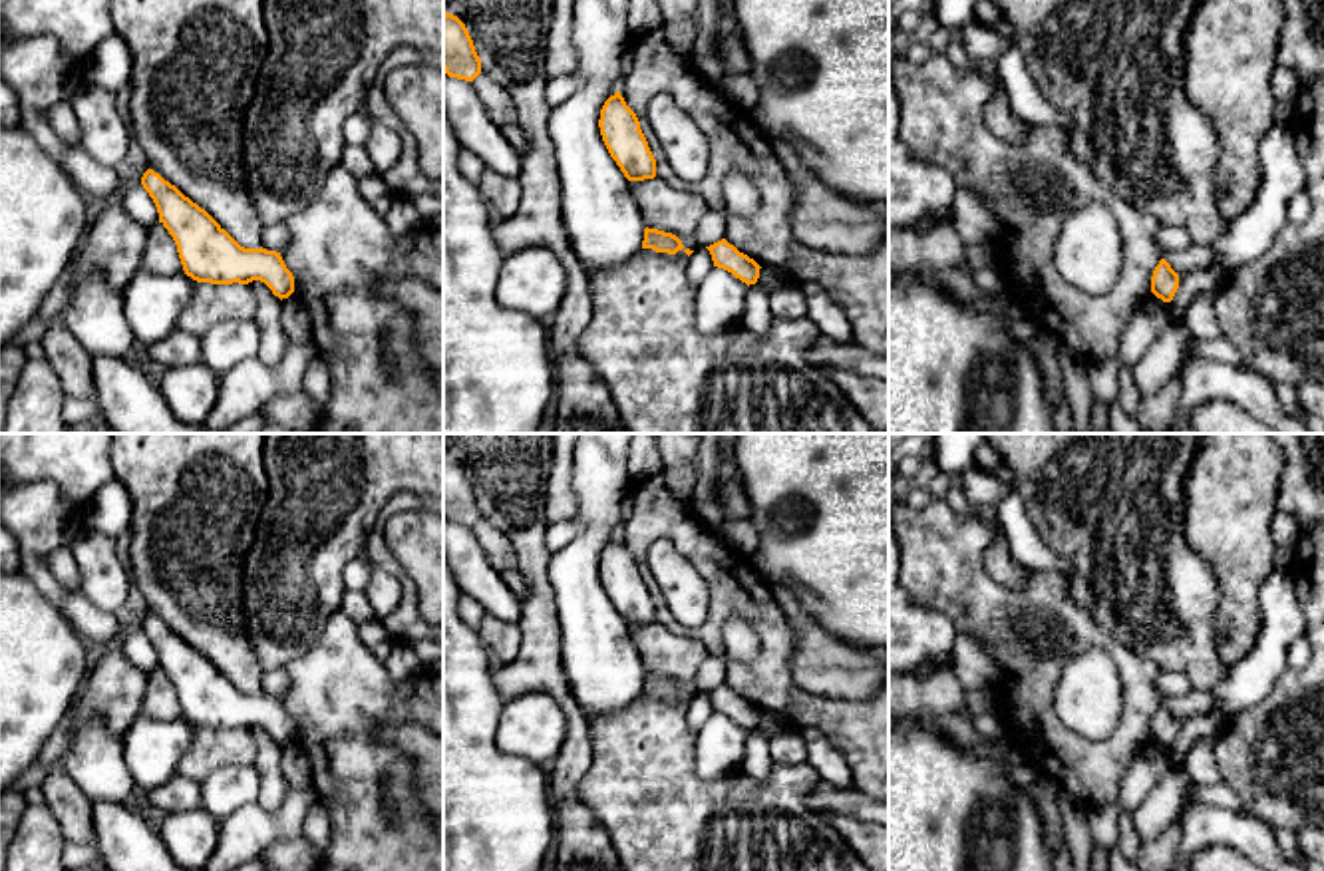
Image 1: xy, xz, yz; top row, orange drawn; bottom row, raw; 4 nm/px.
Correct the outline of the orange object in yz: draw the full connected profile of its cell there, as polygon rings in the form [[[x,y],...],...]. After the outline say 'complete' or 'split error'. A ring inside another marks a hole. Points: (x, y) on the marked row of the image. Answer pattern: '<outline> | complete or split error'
[[[1161,259],[1151,276],[1151,292],[1163,302],[1171,302],[1179,288],[1179,274]]] | complete

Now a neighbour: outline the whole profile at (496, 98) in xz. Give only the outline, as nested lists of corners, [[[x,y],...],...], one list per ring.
[[[487,72],[481,74],[471,82],[475,91],[479,93],[481,101],[485,103],[493,123],[497,129],[509,139],[509,143],[521,153],[527,153],[525,133],[519,125],[517,107],[507,93]]]

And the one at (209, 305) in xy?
[[[193,280],[193,296],[177,318],[177,328],[201,338],[227,320],[252,320],[256,300],[248,284],[211,284]]]

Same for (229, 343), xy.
[[[227,320],[201,338],[201,364],[223,376],[237,364],[254,358],[260,330],[254,320]]]

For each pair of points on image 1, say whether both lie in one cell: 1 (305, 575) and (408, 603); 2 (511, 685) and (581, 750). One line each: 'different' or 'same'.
1: different
2: same

